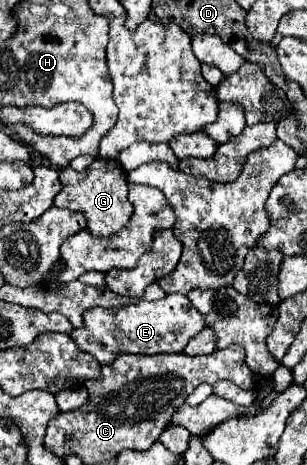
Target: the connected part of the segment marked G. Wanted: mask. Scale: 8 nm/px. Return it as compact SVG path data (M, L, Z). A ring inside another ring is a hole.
M96 158L94 164L88 166L86 172L62 168L60 170L60 182L62 182L62 190L54 198L54 206L68 208L74 212L82 212L86 216L88 230L94 236L110 238L112 234L118 234L118 230L122 230L128 224L128 220L132 216L132 204L128 202L126 172L118 160Z

